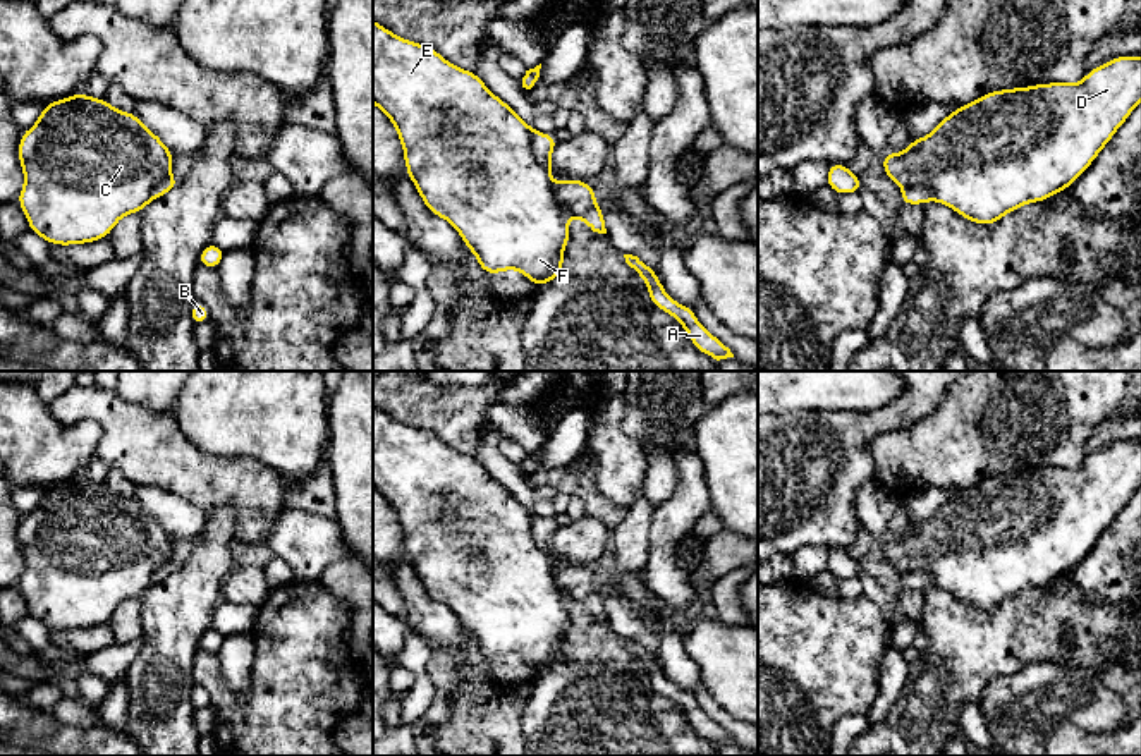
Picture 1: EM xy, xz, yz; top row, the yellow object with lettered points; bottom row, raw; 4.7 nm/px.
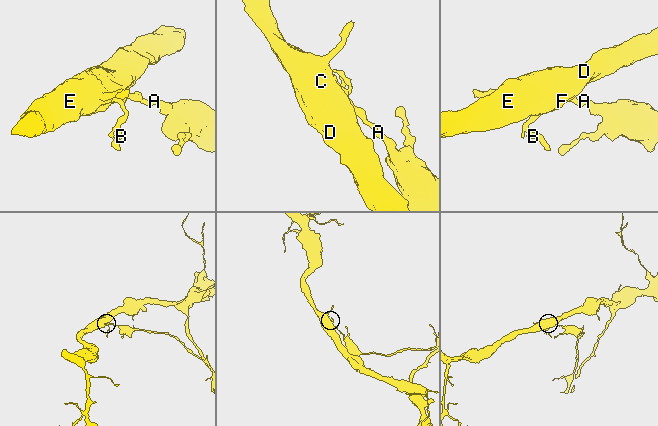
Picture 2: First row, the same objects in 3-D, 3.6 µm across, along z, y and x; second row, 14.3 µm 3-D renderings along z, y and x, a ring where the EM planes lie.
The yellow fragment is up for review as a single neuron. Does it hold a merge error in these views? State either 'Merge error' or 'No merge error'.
Merge error

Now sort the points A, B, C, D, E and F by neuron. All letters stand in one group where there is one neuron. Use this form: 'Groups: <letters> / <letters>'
Groups: A B / C D E F

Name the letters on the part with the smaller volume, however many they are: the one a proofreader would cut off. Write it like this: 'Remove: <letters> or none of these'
Remove: A, B

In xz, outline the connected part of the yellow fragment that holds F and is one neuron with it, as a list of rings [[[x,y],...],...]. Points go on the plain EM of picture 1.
[[[373,404],[373,488],[397,514],[407,562],[423,588],[459,617],[485,658],[519,655],[538,672],[560,662],[570,624],[569,601],[557,584],[552,558],[533,538],[533,512],[493,479],[476,457],[450,448],[431,431],[394,419]]]

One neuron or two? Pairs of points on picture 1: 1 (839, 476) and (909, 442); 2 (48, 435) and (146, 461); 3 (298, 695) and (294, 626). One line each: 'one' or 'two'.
1: two
2: two
3: one

